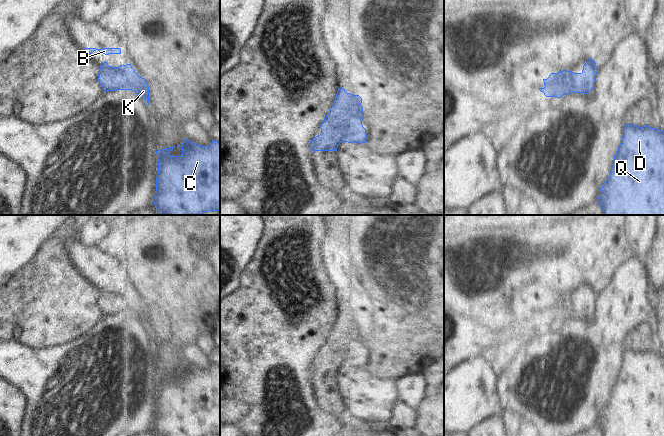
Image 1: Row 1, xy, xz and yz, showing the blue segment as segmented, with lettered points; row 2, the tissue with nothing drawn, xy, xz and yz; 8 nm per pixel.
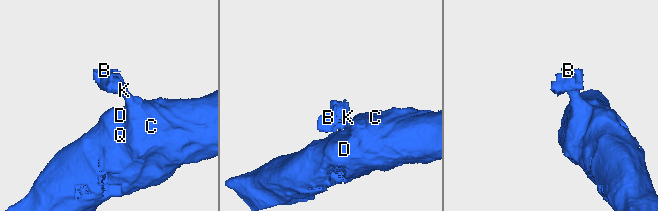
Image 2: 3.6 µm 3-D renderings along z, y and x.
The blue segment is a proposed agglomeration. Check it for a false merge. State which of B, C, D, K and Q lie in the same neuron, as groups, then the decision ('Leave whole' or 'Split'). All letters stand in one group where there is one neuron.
Groups: B C D K Q. Leave whole

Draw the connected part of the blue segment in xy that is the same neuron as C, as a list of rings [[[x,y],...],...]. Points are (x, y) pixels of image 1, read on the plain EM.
[[[184,363],[181,370],[182,379],[181,380],[170,380],[169,377],[173,374],[175,370],[170,372],[161,373],[155,375],[158,384],[158,398],[156,401],[156,415],[153,422],[153,427],[159,436],[209,436],[209,435],[220,435],[220,366],[212,364],[212,368],[208,371],[198,369],[188,363]]]

